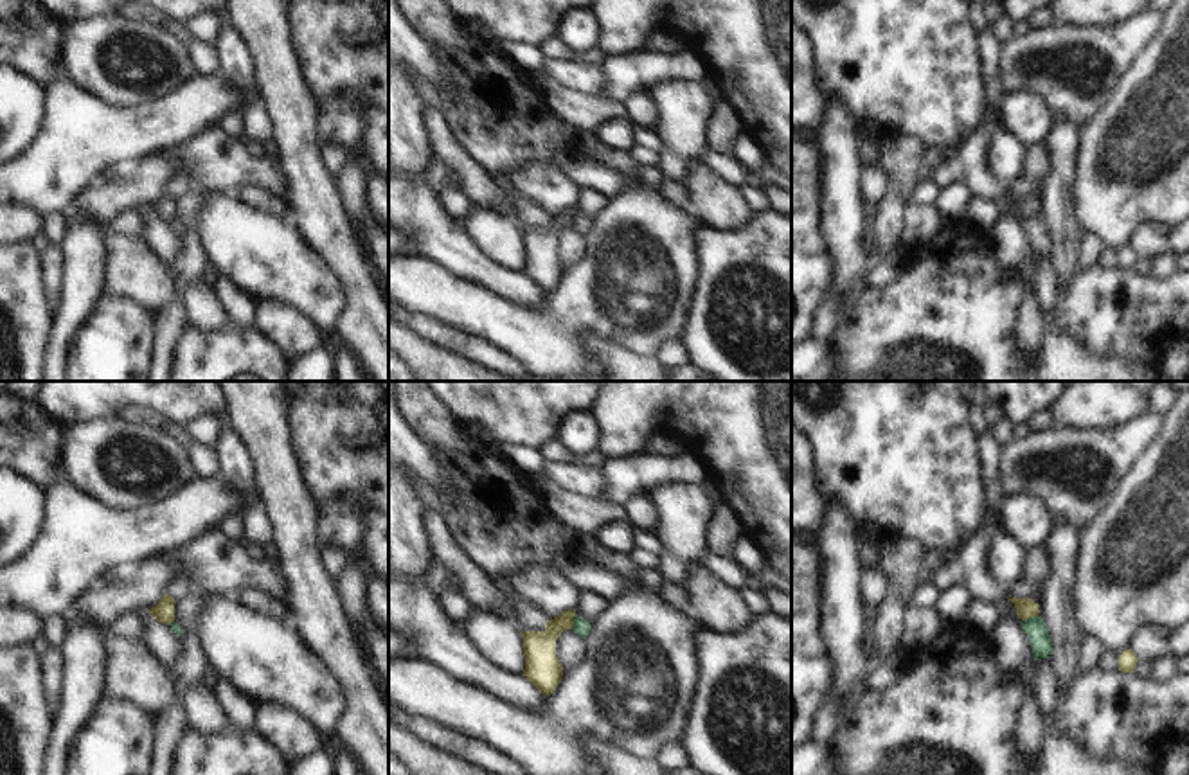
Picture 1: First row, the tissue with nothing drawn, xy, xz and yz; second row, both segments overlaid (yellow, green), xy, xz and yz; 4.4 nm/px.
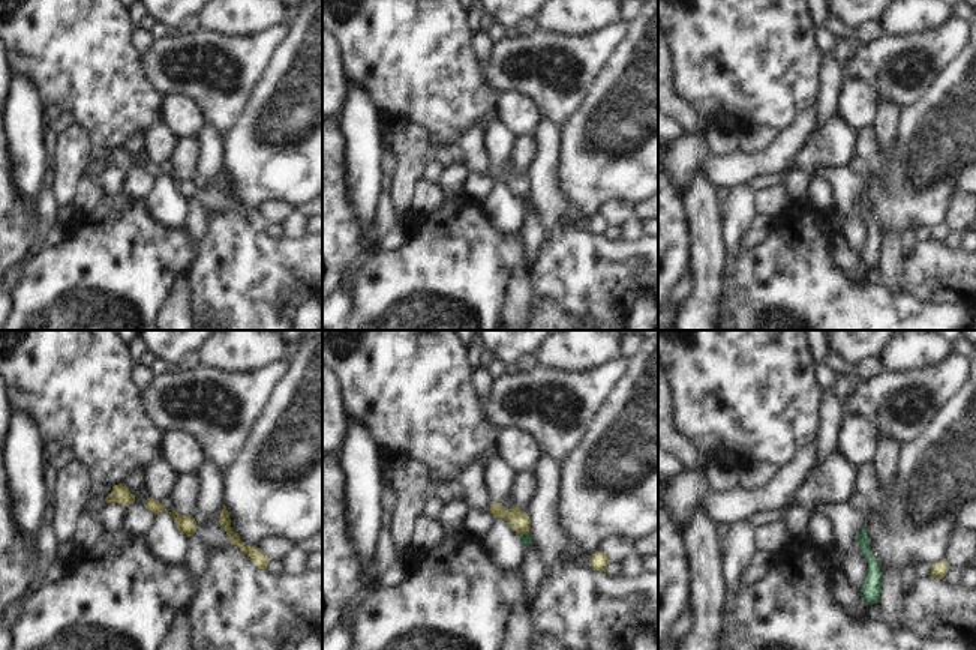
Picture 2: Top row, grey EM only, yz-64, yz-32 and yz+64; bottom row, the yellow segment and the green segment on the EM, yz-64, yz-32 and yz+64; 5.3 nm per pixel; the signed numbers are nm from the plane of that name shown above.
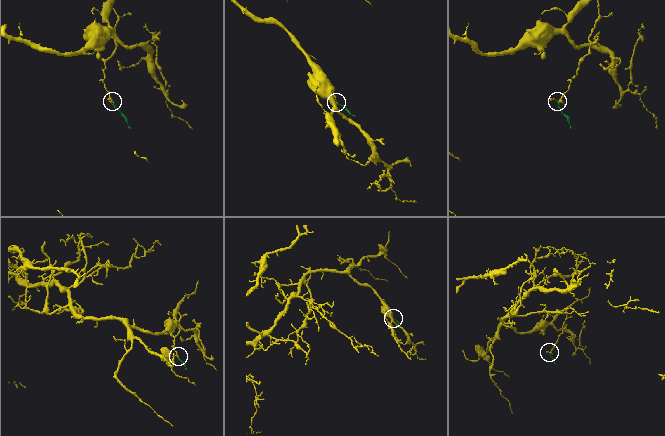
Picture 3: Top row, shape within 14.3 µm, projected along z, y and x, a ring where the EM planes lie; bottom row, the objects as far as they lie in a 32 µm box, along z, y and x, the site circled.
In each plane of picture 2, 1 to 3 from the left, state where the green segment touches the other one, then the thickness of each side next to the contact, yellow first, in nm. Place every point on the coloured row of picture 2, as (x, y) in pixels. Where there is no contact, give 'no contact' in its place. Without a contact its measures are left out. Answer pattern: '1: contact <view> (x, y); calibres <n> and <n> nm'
1: no contact
2: contact yz-32 (525, 533); calibres 120 and 50 nm
3: no contact

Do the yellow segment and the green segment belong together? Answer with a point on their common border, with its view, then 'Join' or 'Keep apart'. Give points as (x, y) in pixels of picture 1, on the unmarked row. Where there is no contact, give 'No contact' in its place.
Touches yellow at xz (572, 218). Keep apart.

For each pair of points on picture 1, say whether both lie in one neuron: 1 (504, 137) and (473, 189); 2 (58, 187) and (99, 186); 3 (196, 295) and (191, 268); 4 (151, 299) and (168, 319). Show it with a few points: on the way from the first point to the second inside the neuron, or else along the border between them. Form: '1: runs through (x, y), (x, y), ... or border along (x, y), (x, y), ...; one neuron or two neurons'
1: border along (455, 137), (490, 173); two neurons
2: border along (103, 173), (72, 204); two neurons
3: border along (198, 277), (182, 293); two neurons
4: border along (175, 297), (155, 317); two neurons

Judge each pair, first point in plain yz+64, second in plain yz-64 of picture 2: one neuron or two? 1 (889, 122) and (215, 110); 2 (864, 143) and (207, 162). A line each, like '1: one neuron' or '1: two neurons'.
1: two neurons
2: two neurons

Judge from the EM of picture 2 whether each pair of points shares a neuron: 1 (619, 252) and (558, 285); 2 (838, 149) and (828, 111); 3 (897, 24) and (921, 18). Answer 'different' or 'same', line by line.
1: same
2: different
3: same

